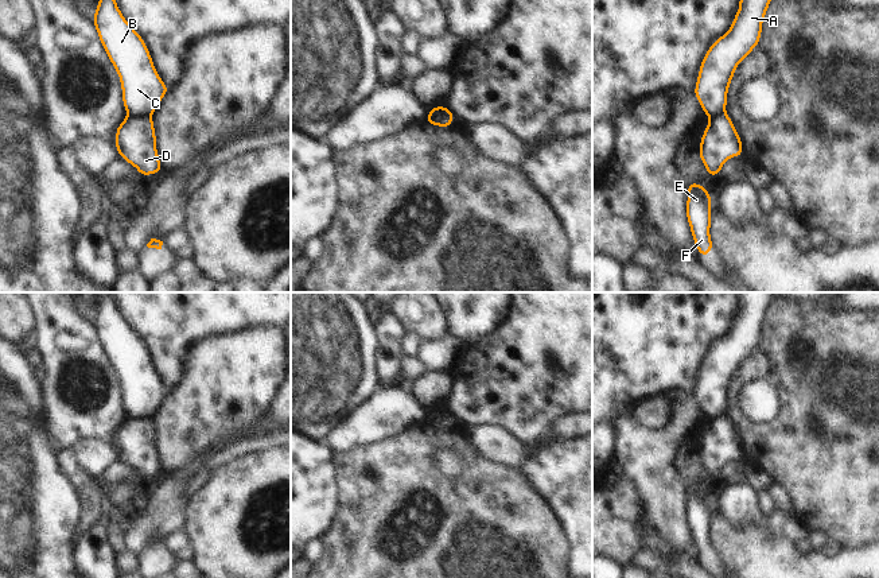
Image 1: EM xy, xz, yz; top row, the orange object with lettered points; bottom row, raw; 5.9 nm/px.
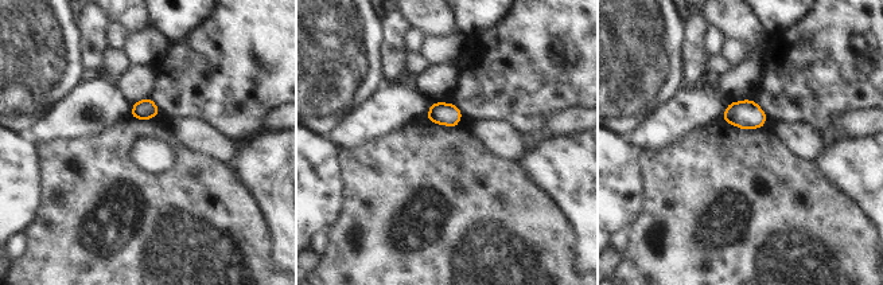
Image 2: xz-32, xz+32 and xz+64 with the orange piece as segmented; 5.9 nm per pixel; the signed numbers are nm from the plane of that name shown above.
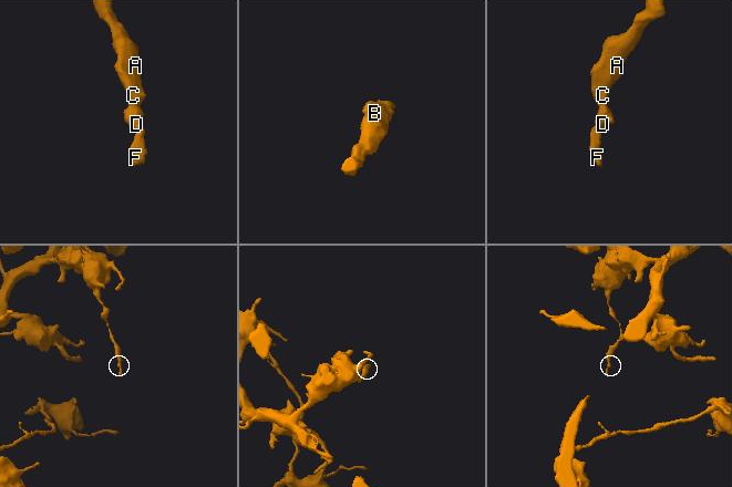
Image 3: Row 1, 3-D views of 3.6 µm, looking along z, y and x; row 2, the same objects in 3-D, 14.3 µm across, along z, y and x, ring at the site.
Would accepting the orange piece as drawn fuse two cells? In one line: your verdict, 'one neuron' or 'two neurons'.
two neurons

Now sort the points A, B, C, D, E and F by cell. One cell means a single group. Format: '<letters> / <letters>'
A B C / D E F

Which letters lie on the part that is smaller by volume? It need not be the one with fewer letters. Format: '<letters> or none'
D, E, F

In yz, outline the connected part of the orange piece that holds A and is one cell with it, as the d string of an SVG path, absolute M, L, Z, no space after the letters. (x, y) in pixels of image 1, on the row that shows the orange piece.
M739 0L730 30L705 53L695 85L695 97L709 117L727 109L727 93L738 65L758 46L771 0Z

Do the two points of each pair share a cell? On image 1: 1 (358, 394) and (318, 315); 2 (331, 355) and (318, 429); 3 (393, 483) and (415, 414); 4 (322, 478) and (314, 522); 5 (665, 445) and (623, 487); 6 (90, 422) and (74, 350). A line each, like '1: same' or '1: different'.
1: same
2: same
3: different
4: same
5: different
6: same

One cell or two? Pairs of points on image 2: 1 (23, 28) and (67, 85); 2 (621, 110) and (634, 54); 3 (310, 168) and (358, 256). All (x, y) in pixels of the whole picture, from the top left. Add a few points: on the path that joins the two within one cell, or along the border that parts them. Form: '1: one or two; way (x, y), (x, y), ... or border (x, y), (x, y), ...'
1: one; way (24, 42), (54, 71)
2: one; way (621, 97), (621, 67)
3: two; border (343, 187), (341, 213), (325, 227)

